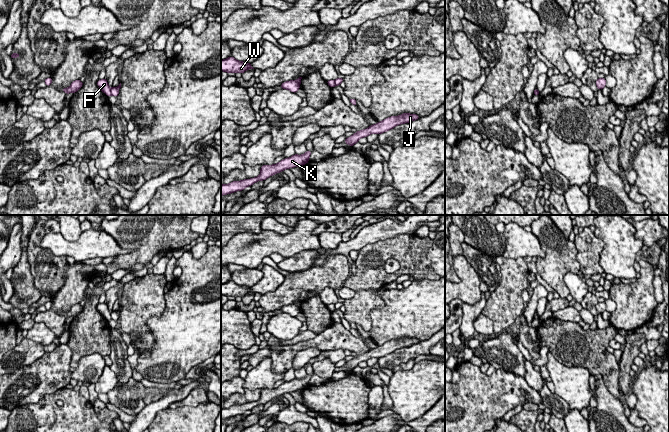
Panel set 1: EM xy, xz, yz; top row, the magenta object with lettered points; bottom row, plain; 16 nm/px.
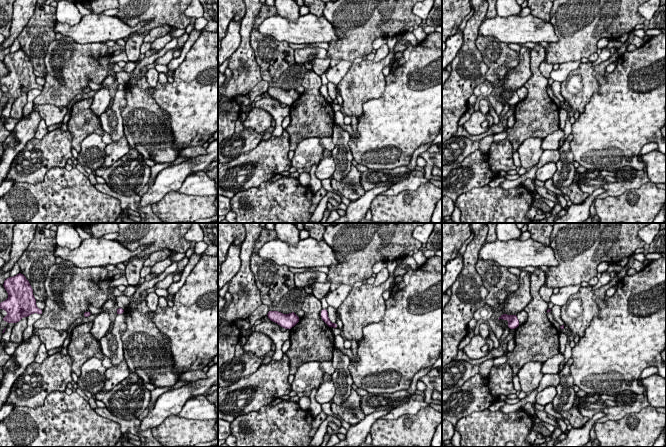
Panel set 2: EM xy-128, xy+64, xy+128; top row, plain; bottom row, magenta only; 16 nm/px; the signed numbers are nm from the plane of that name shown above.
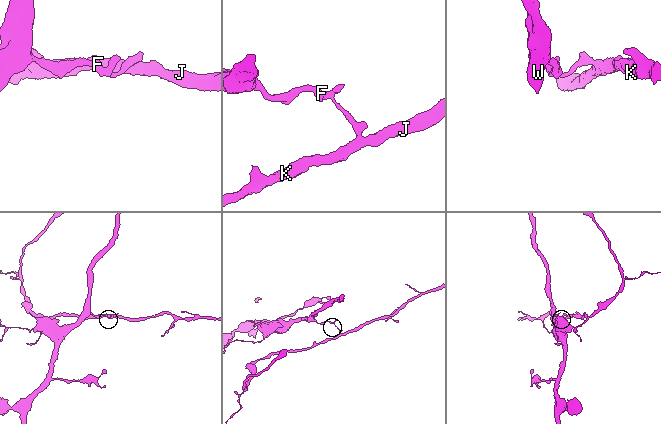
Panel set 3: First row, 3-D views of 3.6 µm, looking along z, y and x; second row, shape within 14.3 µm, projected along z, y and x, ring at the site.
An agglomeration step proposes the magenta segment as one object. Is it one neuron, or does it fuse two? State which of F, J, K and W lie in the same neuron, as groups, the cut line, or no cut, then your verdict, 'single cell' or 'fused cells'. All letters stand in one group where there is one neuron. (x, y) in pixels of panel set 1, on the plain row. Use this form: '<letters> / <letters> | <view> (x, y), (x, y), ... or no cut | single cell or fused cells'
F W / J K | xy (110, 312), (112, 318) | fused cells

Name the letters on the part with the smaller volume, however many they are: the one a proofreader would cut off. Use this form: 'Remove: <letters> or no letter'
Remove: J, K

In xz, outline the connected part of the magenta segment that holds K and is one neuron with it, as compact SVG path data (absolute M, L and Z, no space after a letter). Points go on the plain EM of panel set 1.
M308 375L302 379L294 378L289 382L284 382L277 388L273 389L262 389L260 394L260 399L251 403L244 403L241 405L233 405L229 408L221 409L221 420L234 417L236 415L242 415L248 410L252 410L253 407L263 404L265 405L268 401L280 397L285 393L290 393L293 391L303 390L309 386L309 381L312 375Z

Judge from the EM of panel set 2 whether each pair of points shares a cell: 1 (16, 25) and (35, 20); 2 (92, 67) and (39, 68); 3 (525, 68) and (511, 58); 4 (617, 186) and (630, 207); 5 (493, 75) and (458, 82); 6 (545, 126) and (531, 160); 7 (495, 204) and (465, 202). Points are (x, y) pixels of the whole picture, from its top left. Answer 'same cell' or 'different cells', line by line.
1: different cells
2: different cells
3: different cells
4: different cells
5: different cells
6: different cells
7: same cell

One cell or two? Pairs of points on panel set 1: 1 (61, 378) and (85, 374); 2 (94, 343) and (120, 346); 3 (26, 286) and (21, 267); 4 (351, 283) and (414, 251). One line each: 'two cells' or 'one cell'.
1: two cells
2: two cells
3: one cell
4: one cell

